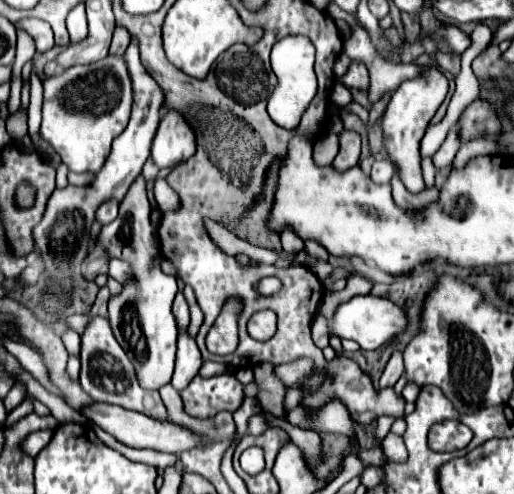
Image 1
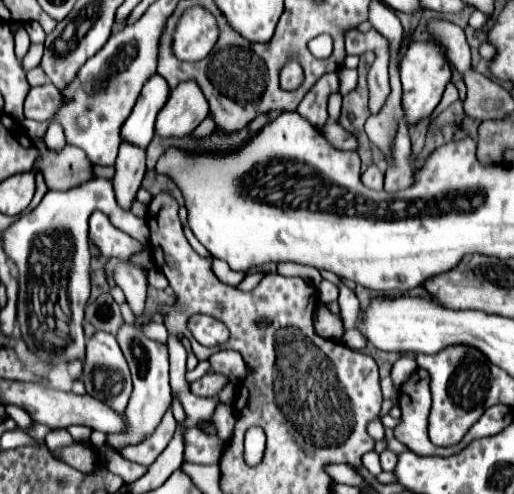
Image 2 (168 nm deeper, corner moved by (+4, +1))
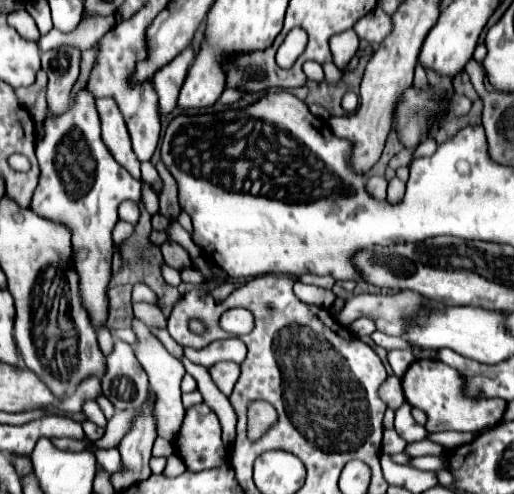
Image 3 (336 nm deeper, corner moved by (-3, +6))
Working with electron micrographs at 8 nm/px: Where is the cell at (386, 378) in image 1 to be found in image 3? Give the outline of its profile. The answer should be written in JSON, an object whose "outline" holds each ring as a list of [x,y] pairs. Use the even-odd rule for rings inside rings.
{"outline":[[[389,376],[389,378],[383,382],[383,386],[379,388],[379,396],[381,396],[381,400],[383,400],[389,408],[397,410],[397,408],[405,402],[405,398],[403,398],[403,388],[401,388],[401,380],[399,380],[397,376]]]}

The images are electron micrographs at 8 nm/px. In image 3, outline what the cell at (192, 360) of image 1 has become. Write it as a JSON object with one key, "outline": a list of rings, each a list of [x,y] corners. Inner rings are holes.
{"outline":[[[204,402],[187,410],[177,448],[187,470],[193,472],[211,470],[225,462],[227,450],[221,440],[221,424]]]}

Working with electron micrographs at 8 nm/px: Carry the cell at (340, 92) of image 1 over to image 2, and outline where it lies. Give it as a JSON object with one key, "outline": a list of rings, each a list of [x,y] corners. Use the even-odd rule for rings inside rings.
{"outline":[[[342,67],[342,69],[338,71],[338,79],[340,79],[340,93],[342,93],[342,95],[350,93],[350,91],[356,87],[356,81],[358,81],[356,69],[346,69],[346,67]]]}

